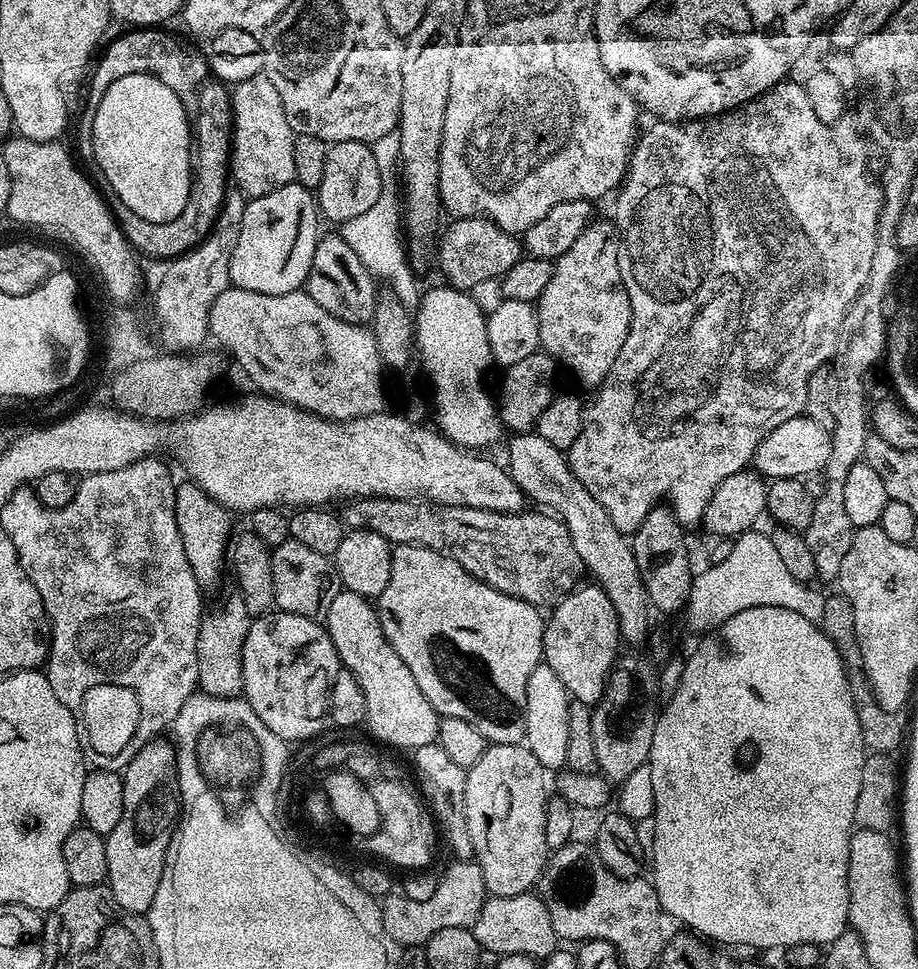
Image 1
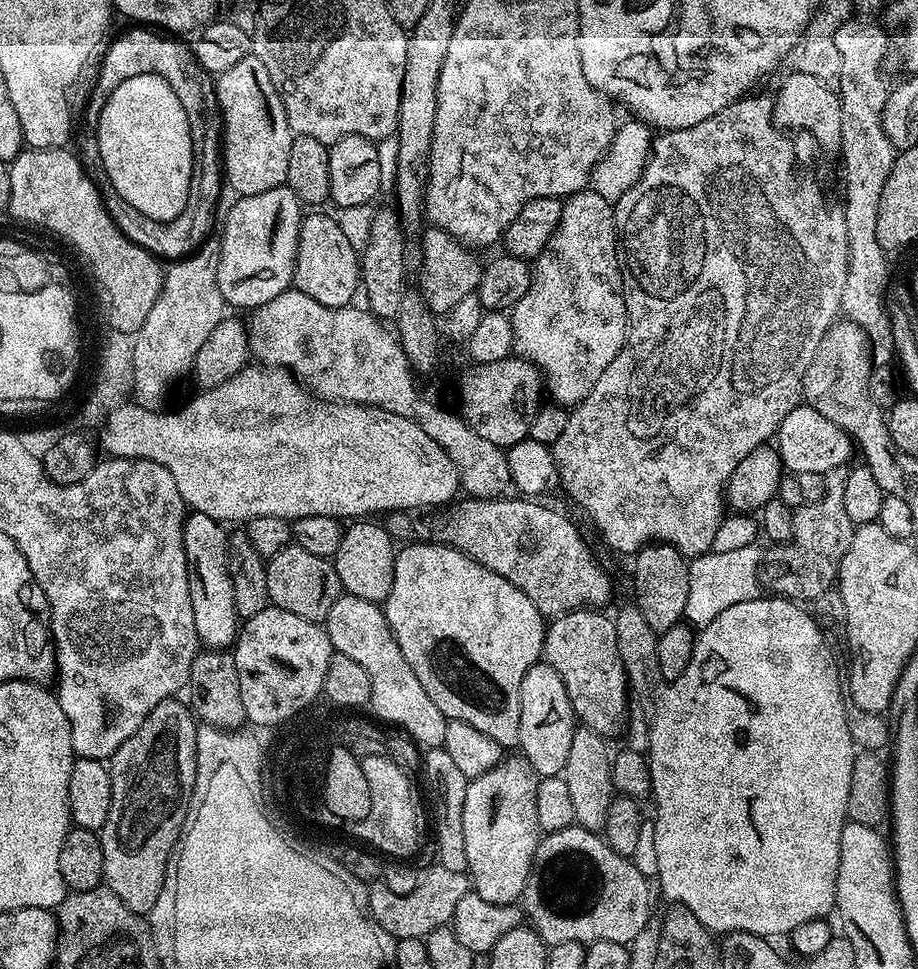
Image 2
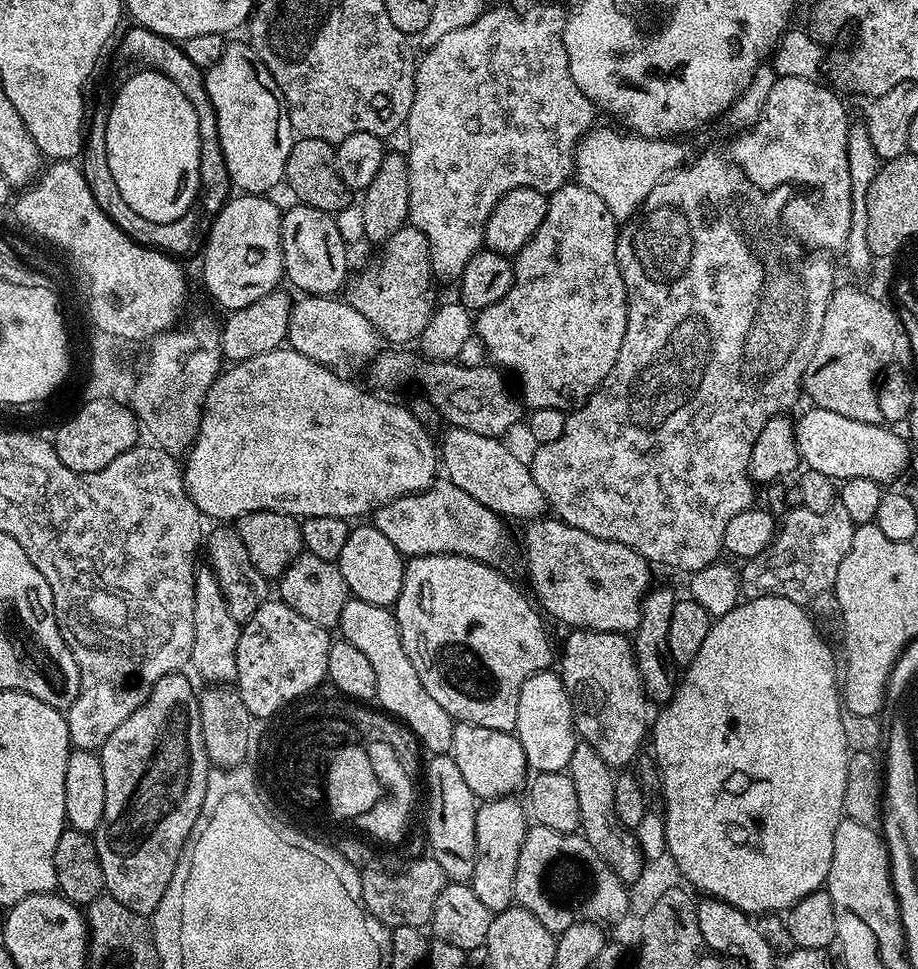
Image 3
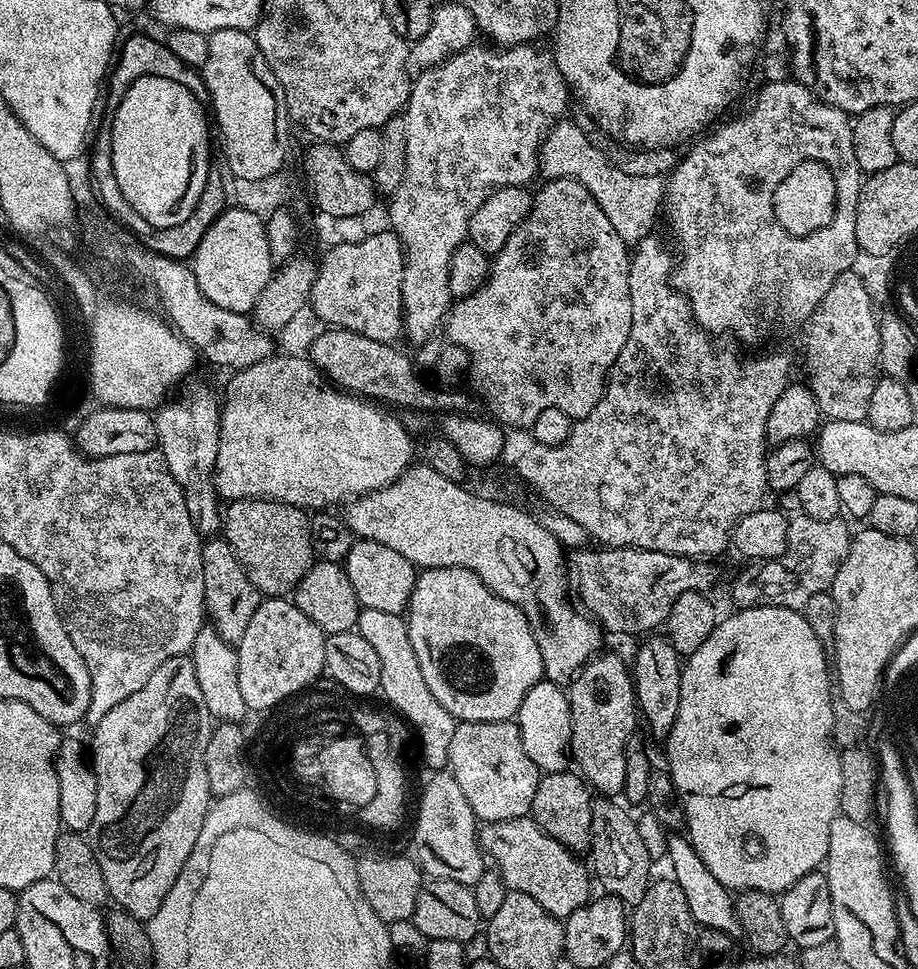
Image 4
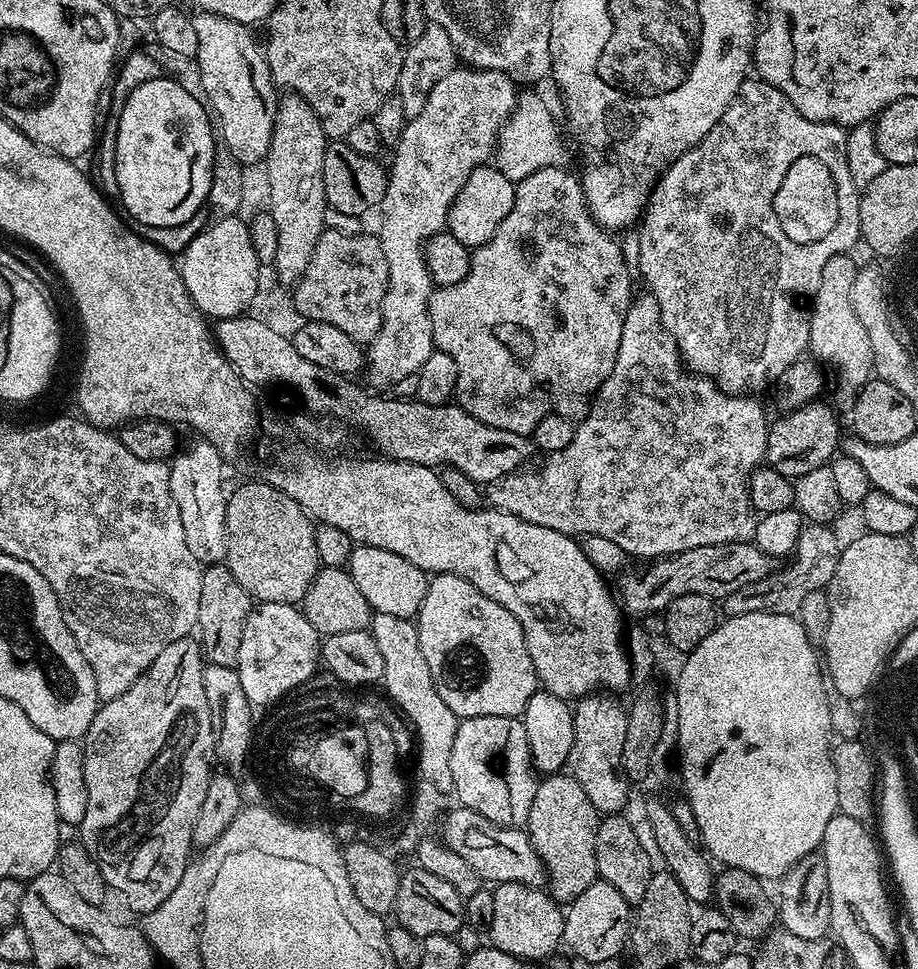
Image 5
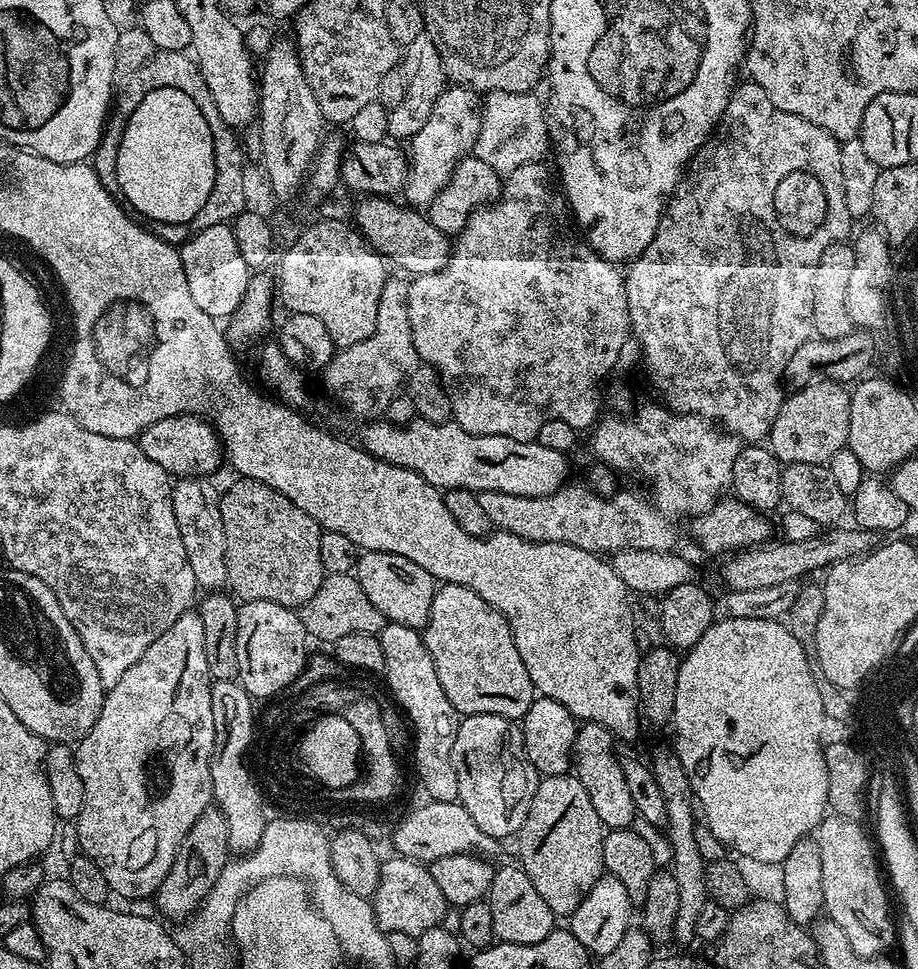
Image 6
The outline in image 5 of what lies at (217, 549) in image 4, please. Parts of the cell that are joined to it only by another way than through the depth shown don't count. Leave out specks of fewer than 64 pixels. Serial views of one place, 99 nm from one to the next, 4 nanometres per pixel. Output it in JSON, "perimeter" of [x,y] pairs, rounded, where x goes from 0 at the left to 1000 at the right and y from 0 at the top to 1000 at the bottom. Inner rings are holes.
{"perimeter":[[[247,581],[228,582],[220,589],[220,613],[216,616],[214,648],[222,680],[237,687],[256,689],[259,671],[264,671],[264,650],[268,650],[268,638],[275,633],[277,620],[255,592],[251,592]]]}

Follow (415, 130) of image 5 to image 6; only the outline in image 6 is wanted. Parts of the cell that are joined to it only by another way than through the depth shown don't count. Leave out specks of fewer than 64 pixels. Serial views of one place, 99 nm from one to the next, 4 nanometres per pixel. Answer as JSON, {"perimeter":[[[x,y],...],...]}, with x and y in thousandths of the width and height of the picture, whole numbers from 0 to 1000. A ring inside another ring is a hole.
{"perimeter":[[[485,90],[480,99],[473,105],[473,114],[460,134],[443,146],[444,186],[440,189],[438,202],[441,202],[439,205],[448,214],[454,217],[465,216],[471,205],[492,187],[501,164],[517,154],[524,106],[524,100],[512,91]],[[425,287],[418,292],[416,308],[412,308],[410,343],[403,345],[399,353],[386,353],[386,357],[367,362],[351,382],[353,400],[381,428],[389,429],[392,436],[405,436],[417,430],[425,415],[437,408],[444,385],[453,380],[454,375],[444,323],[444,293]]]}

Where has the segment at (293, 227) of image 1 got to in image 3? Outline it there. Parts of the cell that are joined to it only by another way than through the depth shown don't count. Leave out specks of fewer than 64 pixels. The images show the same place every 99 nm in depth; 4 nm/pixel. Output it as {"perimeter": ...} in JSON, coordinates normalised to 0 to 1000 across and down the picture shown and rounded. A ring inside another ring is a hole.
{"perimeter":[[[257,200],[239,220],[230,224],[231,236],[222,252],[222,293],[244,320],[267,318],[272,316],[272,312],[281,312],[281,308],[302,300],[310,288],[305,249],[307,215],[292,205],[296,204],[288,200]]]}

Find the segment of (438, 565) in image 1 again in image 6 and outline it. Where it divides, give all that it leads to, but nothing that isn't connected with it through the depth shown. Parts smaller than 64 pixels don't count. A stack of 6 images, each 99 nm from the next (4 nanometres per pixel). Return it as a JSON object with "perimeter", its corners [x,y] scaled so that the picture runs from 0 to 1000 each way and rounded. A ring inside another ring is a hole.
{"perimeter":[[[480,602],[473,613],[468,638],[460,649],[460,655],[464,671],[468,671],[468,679],[473,679],[477,704],[481,704],[481,712],[486,712],[486,720],[490,720],[498,735],[505,739],[542,737],[552,743],[570,744],[573,733],[577,733],[586,715],[577,704],[577,696],[573,696],[564,667],[560,667],[551,638],[537,623],[521,617],[521,613],[508,605]]]}

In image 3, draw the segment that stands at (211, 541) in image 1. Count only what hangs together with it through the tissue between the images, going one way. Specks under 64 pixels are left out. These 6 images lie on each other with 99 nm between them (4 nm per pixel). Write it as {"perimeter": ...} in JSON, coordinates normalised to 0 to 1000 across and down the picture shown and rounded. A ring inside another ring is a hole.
{"perimeter":[[[215,585],[211,601],[211,667],[207,689],[220,701],[227,702],[222,704],[231,708],[248,708],[256,703],[259,696],[257,672],[263,647],[263,641],[251,634],[246,617],[242,617],[242,605],[237,605],[237,596],[230,586]]]}

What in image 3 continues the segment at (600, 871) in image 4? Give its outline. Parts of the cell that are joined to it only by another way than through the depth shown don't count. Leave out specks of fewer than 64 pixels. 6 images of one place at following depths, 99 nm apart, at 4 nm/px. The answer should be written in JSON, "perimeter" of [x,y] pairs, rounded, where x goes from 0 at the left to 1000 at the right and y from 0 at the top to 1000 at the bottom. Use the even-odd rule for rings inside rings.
{"perimeter":[[[635,766],[629,767],[625,778],[618,791],[618,799],[625,807],[625,815],[630,815],[630,836],[632,837],[631,858],[638,869],[651,877],[654,884],[673,902],[679,912],[688,914],[702,900],[704,889],[693,868],[693,860],[675,847],[669,836],[669,794],[651,780],[647,770]]]}

